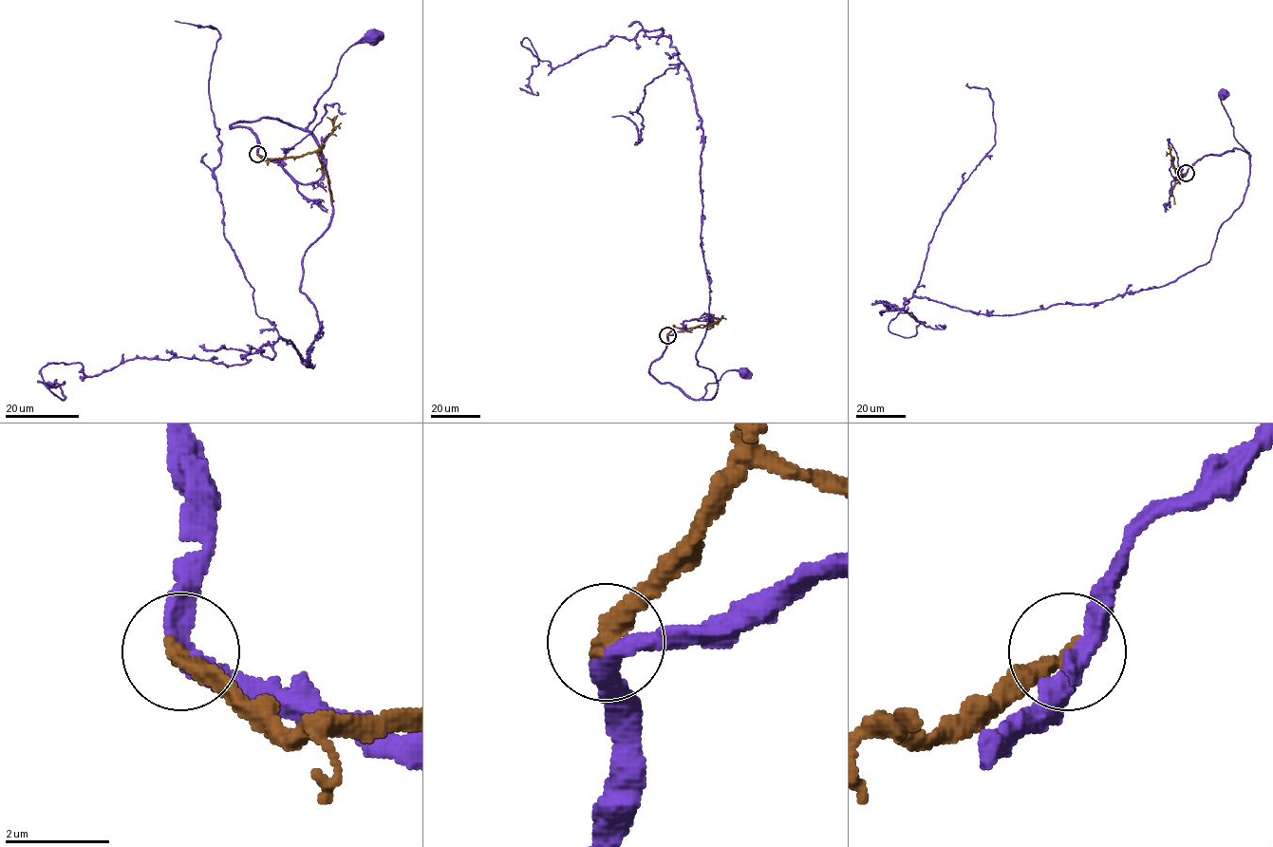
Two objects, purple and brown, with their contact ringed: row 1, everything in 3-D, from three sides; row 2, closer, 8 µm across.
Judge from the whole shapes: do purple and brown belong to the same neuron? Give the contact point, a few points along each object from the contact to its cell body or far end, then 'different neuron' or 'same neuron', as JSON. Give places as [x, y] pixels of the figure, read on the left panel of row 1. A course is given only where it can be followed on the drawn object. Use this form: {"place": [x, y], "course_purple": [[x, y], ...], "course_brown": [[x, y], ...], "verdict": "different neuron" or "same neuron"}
{"place": [257, 154], "course_purple": [[257, 154], [258, 138], [231, 125], [278, 118], [303, 129], [342, 55], [372, 35]], "course_brown": [[257, 154], [268, 159], [315, 152], [327, 175], [334, 201]], "verdict": "different neuron"}

